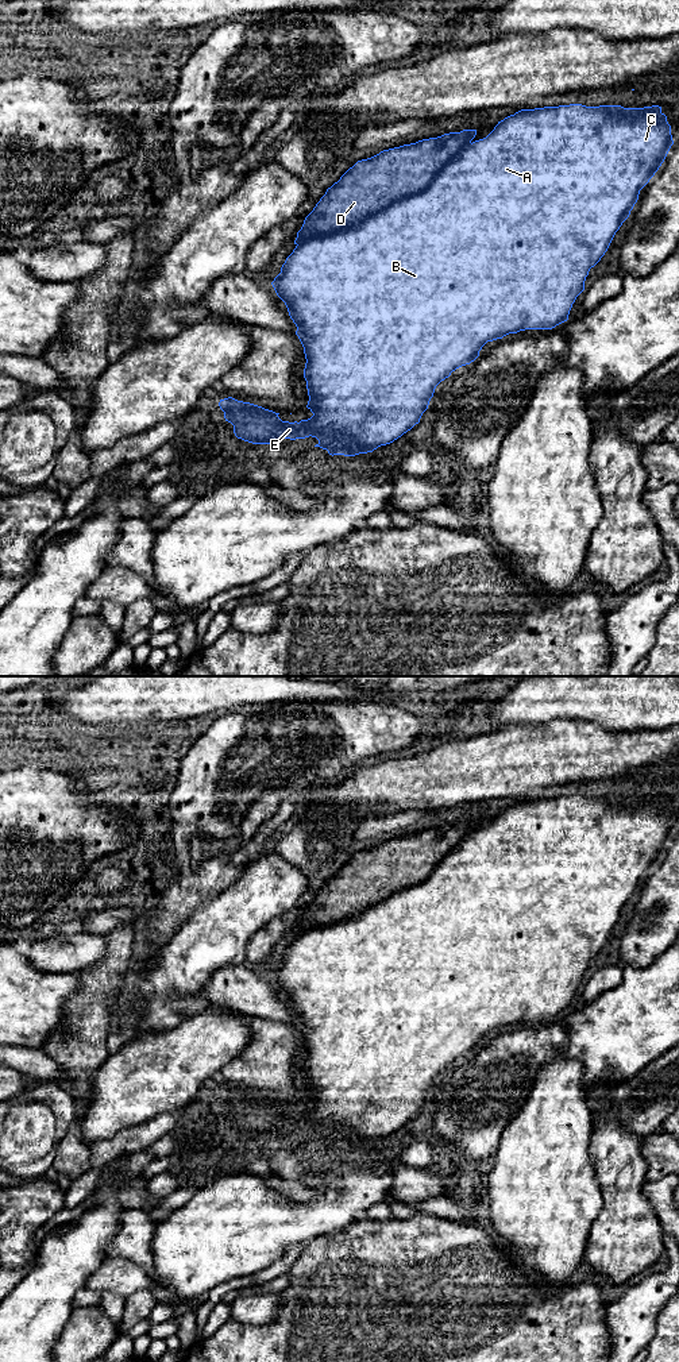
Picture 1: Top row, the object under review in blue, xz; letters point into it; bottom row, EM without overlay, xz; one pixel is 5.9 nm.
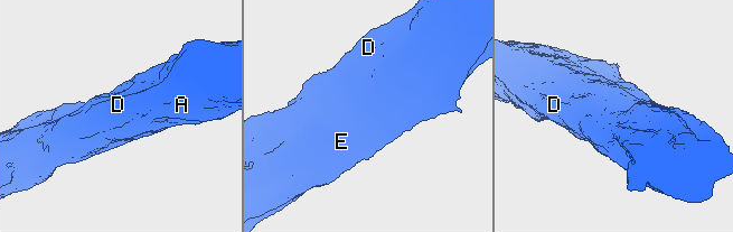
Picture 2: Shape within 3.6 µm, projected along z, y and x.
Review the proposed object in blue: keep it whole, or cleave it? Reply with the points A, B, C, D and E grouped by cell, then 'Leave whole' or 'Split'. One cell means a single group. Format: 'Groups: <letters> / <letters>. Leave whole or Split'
Groups: A B C D E. Leave whole

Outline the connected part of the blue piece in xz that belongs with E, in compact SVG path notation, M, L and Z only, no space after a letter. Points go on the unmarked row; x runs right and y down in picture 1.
M570 795L521 800L498 813L486 829L474 833L475 826L477 821L463 821L383 841L371 849L358 852L327 880L305 908L294 931L296 939L271 973L277 987L285 993L289 1007L297 1018L296 1026L304 1038L306 1050L304 1069L309 1087L306 1099L313 1107L300 1114L289 1114L282 1112L278 1108L279 1104L262 1097L232 1088L220 1091L219 1097L224 1103L224 1110L234 1116L238 1130L252 1135L275 1135L282 1130L296 1131L312 1127L319 1131L315 1138L327 1141L332 1147L355 1147L373 1143L401 1128L420 1114L436 1077L456 1060L474 1053L487 1033L525 1020L552 1020L568 1011L572 995L585 981L590 960L605 946L616 923L637 894L640 881L659 861L674 836L671 817L659 796L624 799L621 796Z

